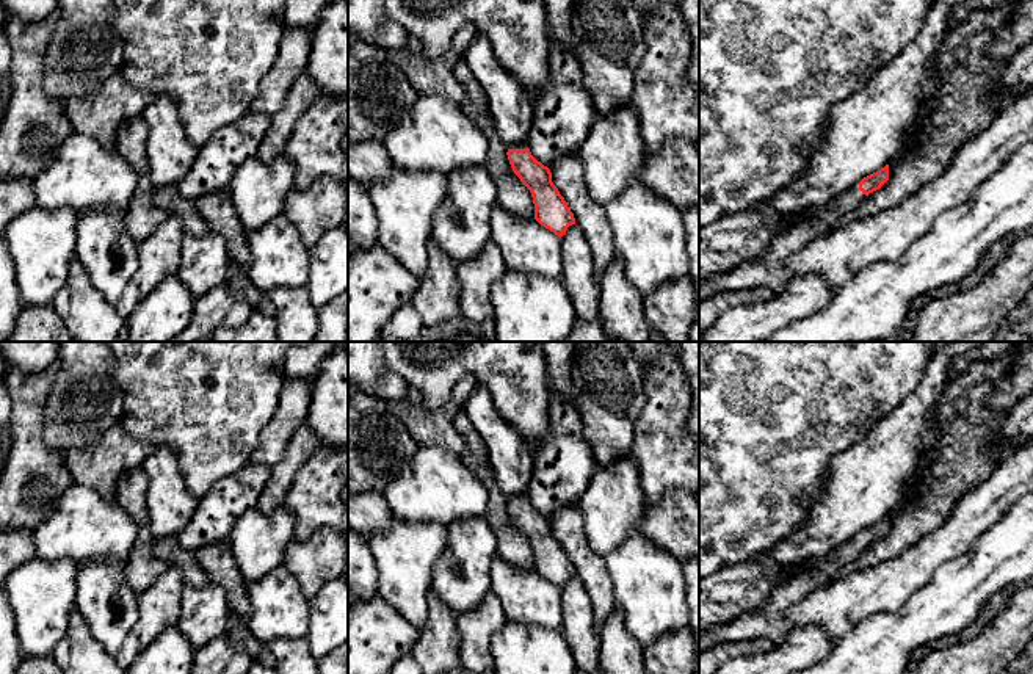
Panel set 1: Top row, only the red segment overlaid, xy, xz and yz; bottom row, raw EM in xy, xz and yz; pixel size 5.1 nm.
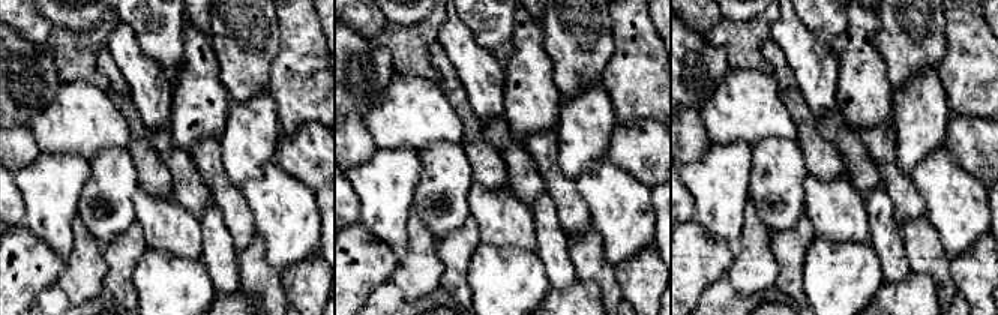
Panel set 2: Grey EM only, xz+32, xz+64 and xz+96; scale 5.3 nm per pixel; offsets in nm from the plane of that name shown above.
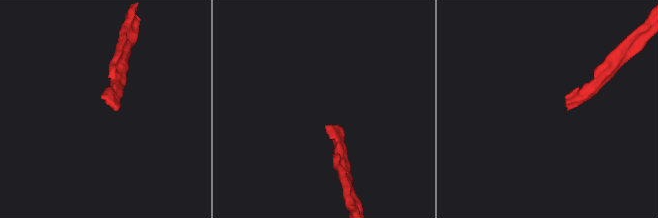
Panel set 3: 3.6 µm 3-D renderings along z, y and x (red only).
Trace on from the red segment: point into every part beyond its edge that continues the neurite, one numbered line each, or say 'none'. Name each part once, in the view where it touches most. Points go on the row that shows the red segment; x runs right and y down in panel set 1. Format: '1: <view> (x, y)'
1: yz (770, 271)

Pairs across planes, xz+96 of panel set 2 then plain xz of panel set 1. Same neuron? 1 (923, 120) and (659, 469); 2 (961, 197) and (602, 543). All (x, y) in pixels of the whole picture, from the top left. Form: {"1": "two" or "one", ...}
{"1": "two", "2": "two"}

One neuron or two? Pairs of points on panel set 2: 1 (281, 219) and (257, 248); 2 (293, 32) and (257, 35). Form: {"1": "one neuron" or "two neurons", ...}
{"1": "two neurons", "2": "two neurons"}

